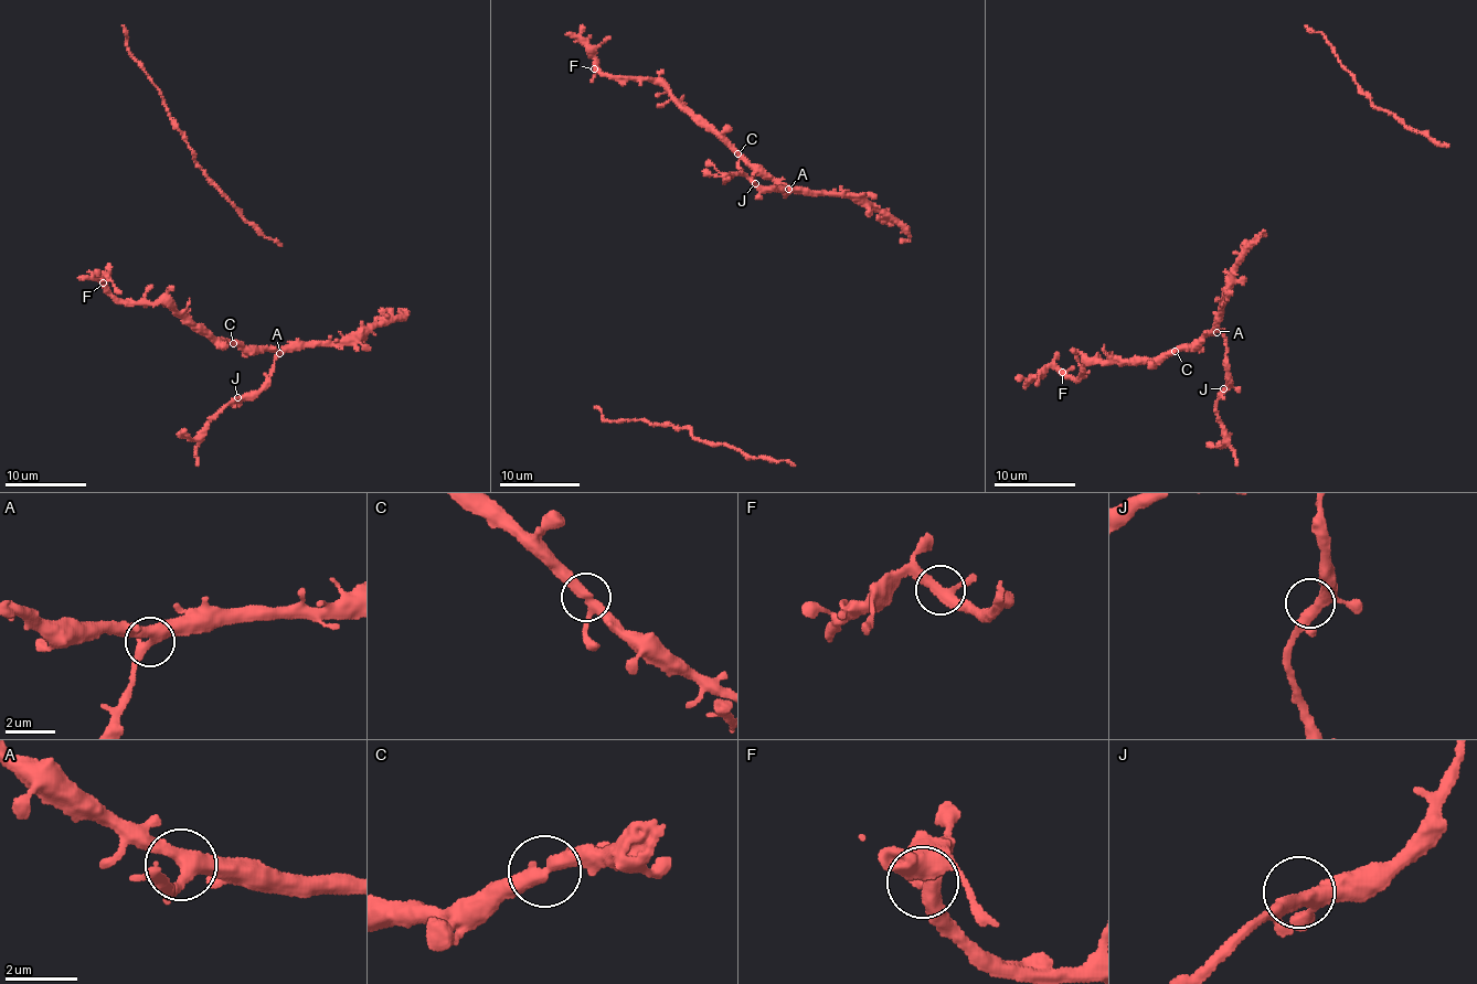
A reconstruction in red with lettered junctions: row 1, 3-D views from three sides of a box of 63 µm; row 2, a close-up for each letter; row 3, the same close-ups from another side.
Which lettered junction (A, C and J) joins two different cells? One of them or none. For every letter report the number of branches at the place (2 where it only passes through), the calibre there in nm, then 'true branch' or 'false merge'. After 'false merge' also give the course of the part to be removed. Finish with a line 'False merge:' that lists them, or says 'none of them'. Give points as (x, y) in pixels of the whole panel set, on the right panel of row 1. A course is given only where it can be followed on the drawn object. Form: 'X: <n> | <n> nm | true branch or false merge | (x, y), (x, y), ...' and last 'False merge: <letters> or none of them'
A: 3 | 380 nm | true branch
C: 3 | 320 nm | true branch
J: 4 | 320 nm | true branch
False merge: none of them

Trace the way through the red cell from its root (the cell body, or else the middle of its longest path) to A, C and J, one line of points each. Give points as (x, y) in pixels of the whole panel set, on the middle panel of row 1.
A: (900, 243), (909, 237), (905, 232), (874, 209), (848, 196), (800, 193), (788, 189)
C: (900, 243), (909, 237), (905, 232), (880, 212), (848, 196), (798, 193), (779, 185), (760, 175), (737, 152)
J: (900, 243), (909, 237), (898, 224), (848, 196), (794, 190), (785, 195), (779, 188), (755, 183)

